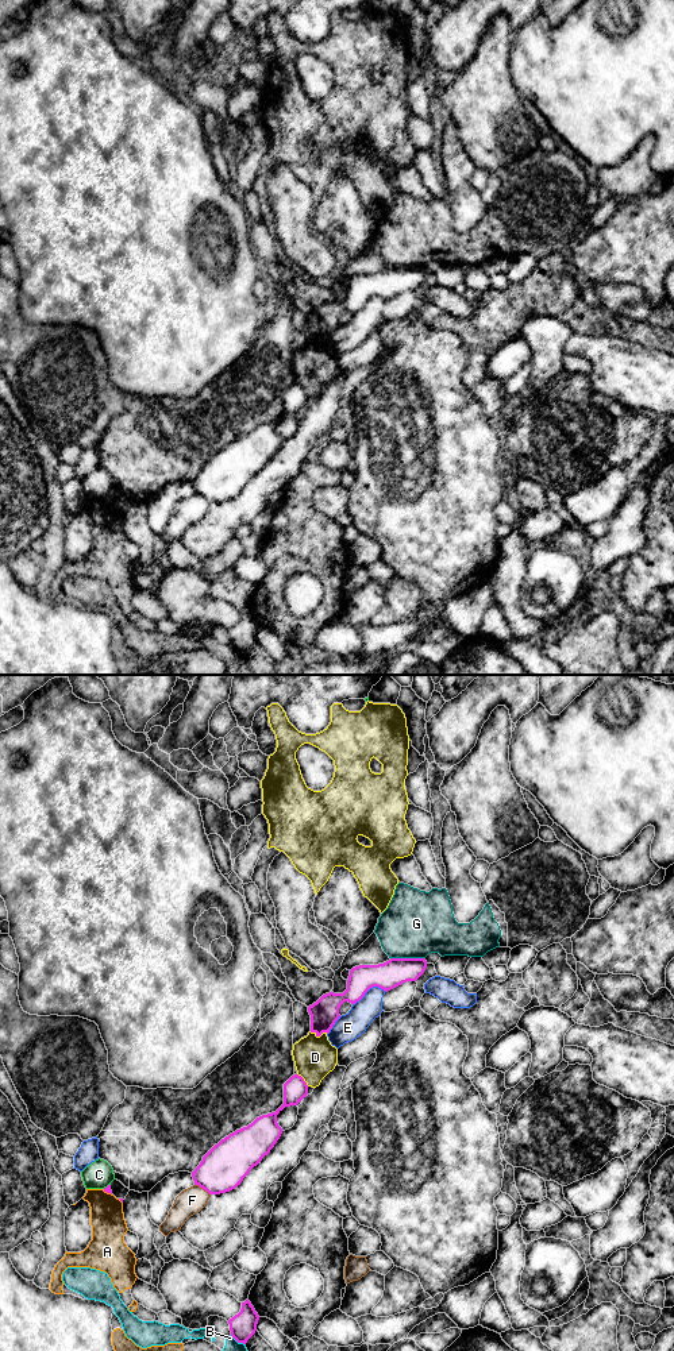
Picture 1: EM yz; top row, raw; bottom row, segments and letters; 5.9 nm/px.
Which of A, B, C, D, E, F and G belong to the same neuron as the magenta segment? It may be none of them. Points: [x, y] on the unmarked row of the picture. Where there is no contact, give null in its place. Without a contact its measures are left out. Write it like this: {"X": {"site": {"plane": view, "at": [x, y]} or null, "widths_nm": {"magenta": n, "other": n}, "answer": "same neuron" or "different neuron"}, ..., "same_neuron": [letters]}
{"A": {"site": {"plane": "yz", "at": [107, 501]}, "widths_nm": {"magenta": 40, "other": 200}, "answer": "different neuron"}, "B": {"site": {"plane": "yz", "at": [238, 651]}, "widths_nm": {"magenta": 160, "other": 160}, "answer": "different neuron"}, "C": {"site": {"plane": "yz", "at": [107, 495]}, "widths_nm": {"magenta": 40, "other": 170}, "answer": "different neuron"}, "D": {"site": {"plane": "yz", "at": [319, 344]}, "widths_nm": {"magenta": 170, "other": 240}, "answer": "different neuron"}, "E": {"site": {"plane": "yz", "at": [369, 297]}, "widths_nm": {"magenta": 160, "other": 160}, "answer": "different neuron"}, "F": {"site": {"plane": "yz", "at": [203, 497]}, "widths_nm": {"magenta": 280, "other": 160}, "answer": "different neuron"}, "G": {"site": {"plane": "yz", "at": [408, 267]}, "widths_nm": {"magenta": 160, "other": 400}, "answer": "different neuron"}, "same_neuron": []}

